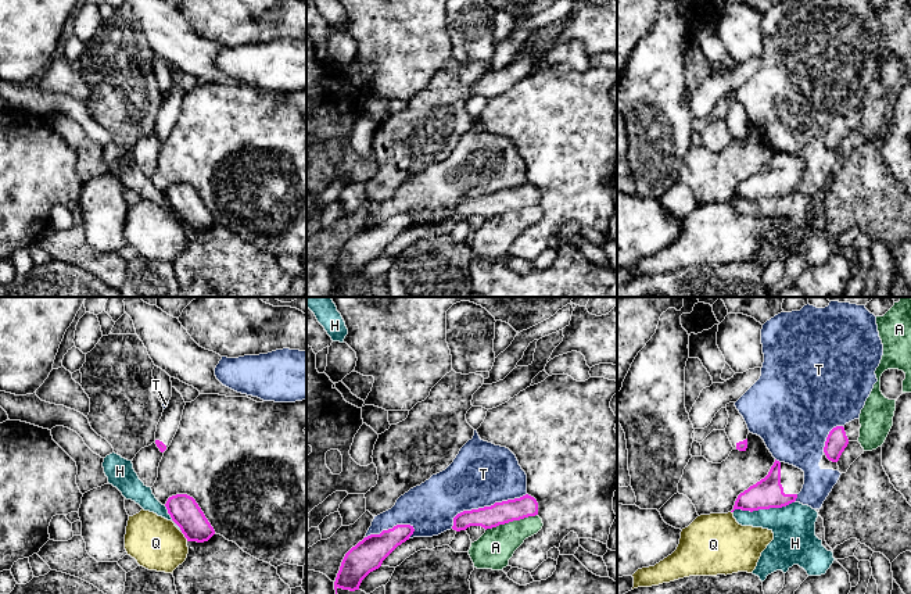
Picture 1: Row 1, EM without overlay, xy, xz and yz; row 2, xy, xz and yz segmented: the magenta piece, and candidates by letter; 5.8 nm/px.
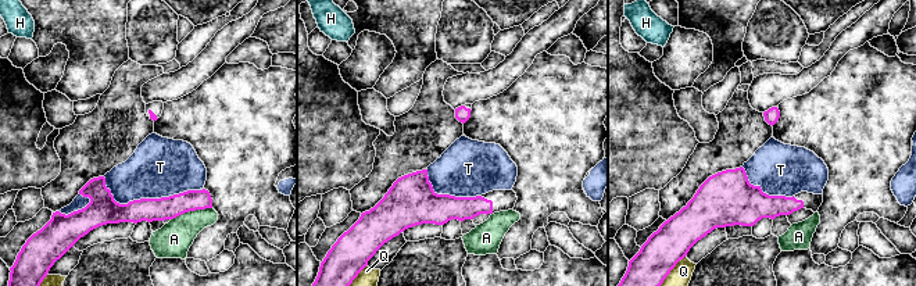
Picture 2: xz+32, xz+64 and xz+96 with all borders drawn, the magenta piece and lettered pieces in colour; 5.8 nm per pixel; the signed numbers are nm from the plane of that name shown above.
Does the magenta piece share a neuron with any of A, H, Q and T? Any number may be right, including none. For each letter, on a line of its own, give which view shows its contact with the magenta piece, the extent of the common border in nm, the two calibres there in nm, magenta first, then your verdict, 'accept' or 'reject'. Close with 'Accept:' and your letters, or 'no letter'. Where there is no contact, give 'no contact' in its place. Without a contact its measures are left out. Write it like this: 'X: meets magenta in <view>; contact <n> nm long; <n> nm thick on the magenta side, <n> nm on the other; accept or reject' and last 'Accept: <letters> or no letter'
A: meets magenta in xz; contact 320 nm long; 130 nm thick on the magenta side, 220 nm on the other; reject
H: meets magenta in yz; contact 380 nm long; 180 nm thick on the magenta side, 260 nm on the other; reject
Q: meets magenta in xy; contact 70 nm long; 170 nm thick on the magenta side, 300 nm on the other; reject
T: meets magenta in xz; contact 480 nm long; 130 nm thick on the magenta side, 360 nm on the other; reject
Accept: no letter

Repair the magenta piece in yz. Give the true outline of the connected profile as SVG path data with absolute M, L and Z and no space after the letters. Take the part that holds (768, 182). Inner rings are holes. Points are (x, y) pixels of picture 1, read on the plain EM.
M775 148L764 168L738 185L731 201L786 196L796 190L803 173L804 161L801 158Z

